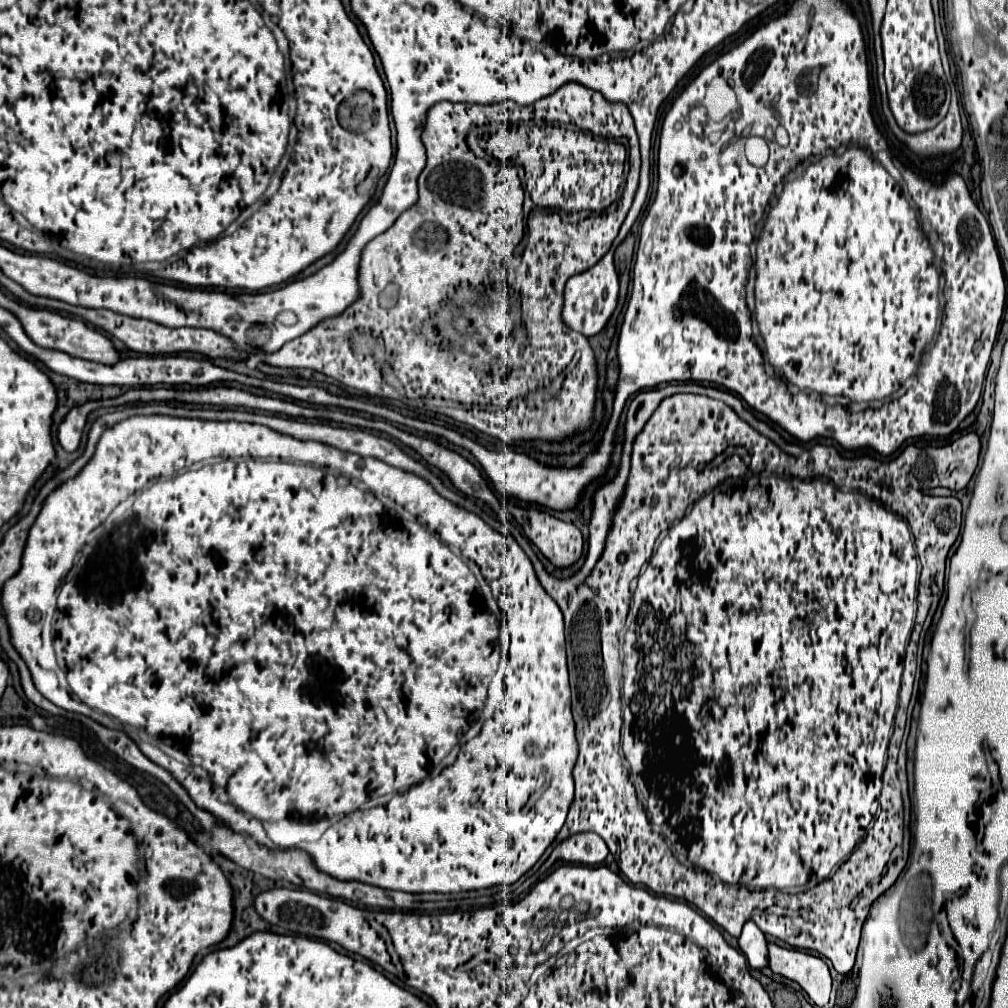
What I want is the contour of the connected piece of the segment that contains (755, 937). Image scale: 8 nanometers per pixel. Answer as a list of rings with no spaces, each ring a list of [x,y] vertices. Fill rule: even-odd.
[[[745,922],[743,932],[739,936],[739,948],[745,954],[751,968],[761,970],[767,966],[767,940],[755,922]]]

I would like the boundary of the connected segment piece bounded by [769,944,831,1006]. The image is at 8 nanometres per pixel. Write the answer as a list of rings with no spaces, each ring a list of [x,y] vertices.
[[[769,944],[769,968],[775,974],[795,980],[817,1006],[825,1006],[829,1002],[831,974],[823,958]]]

